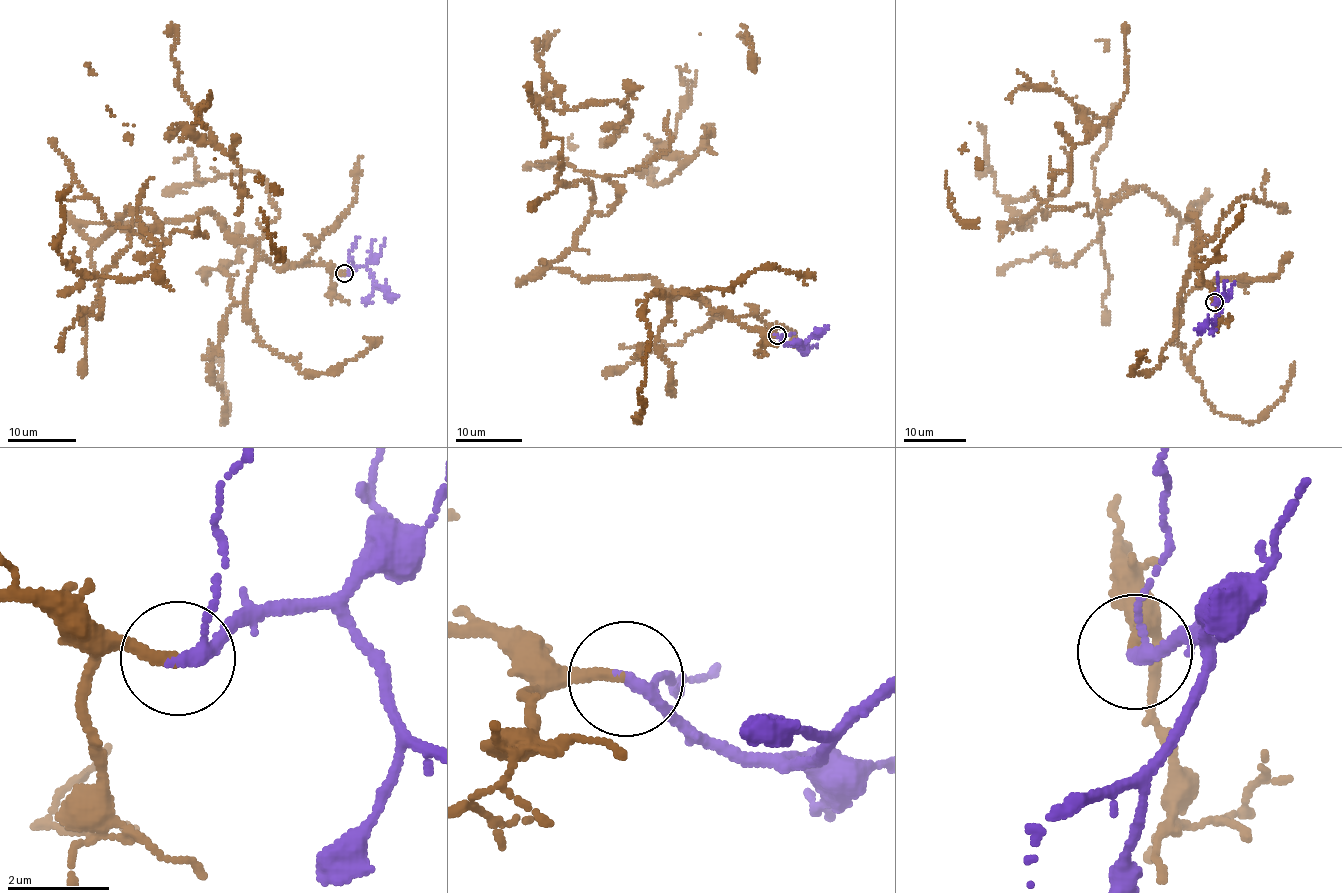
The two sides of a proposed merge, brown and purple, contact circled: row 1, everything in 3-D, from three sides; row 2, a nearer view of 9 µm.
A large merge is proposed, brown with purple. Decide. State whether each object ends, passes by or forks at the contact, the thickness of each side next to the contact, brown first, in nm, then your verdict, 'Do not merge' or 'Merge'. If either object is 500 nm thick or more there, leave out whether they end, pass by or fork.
At the ring brown ends. At the ring purple passes by. Thickness 240 nm (brown) against 200 nm. Merge

